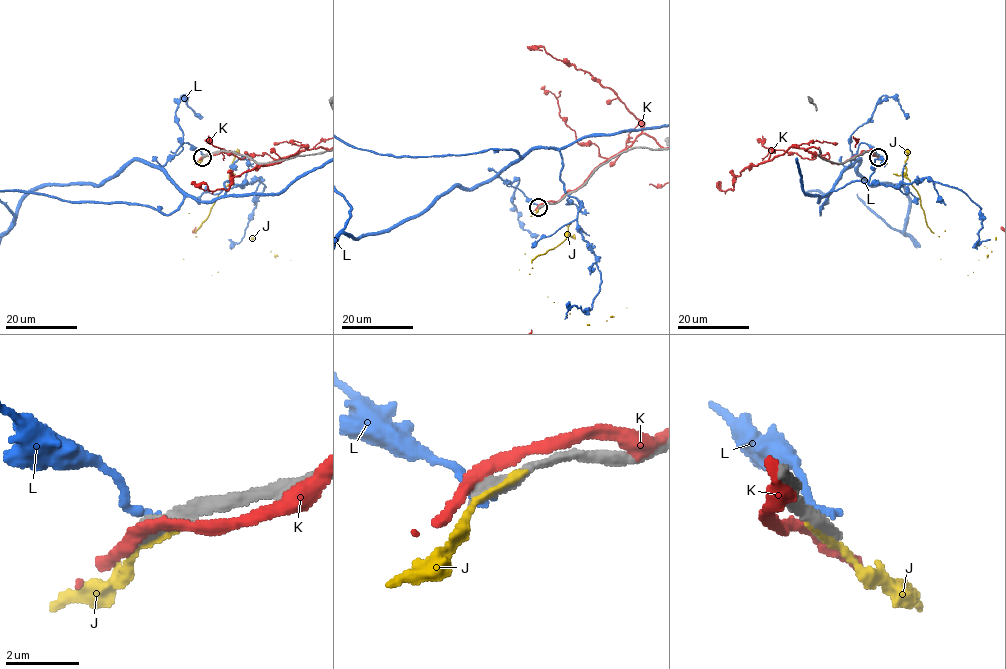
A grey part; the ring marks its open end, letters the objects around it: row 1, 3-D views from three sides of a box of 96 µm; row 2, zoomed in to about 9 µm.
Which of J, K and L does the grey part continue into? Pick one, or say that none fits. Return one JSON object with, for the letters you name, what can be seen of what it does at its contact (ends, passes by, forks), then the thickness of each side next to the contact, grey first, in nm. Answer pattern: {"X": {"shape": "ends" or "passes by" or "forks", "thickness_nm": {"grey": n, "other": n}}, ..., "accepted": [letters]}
{"accepted": []}

